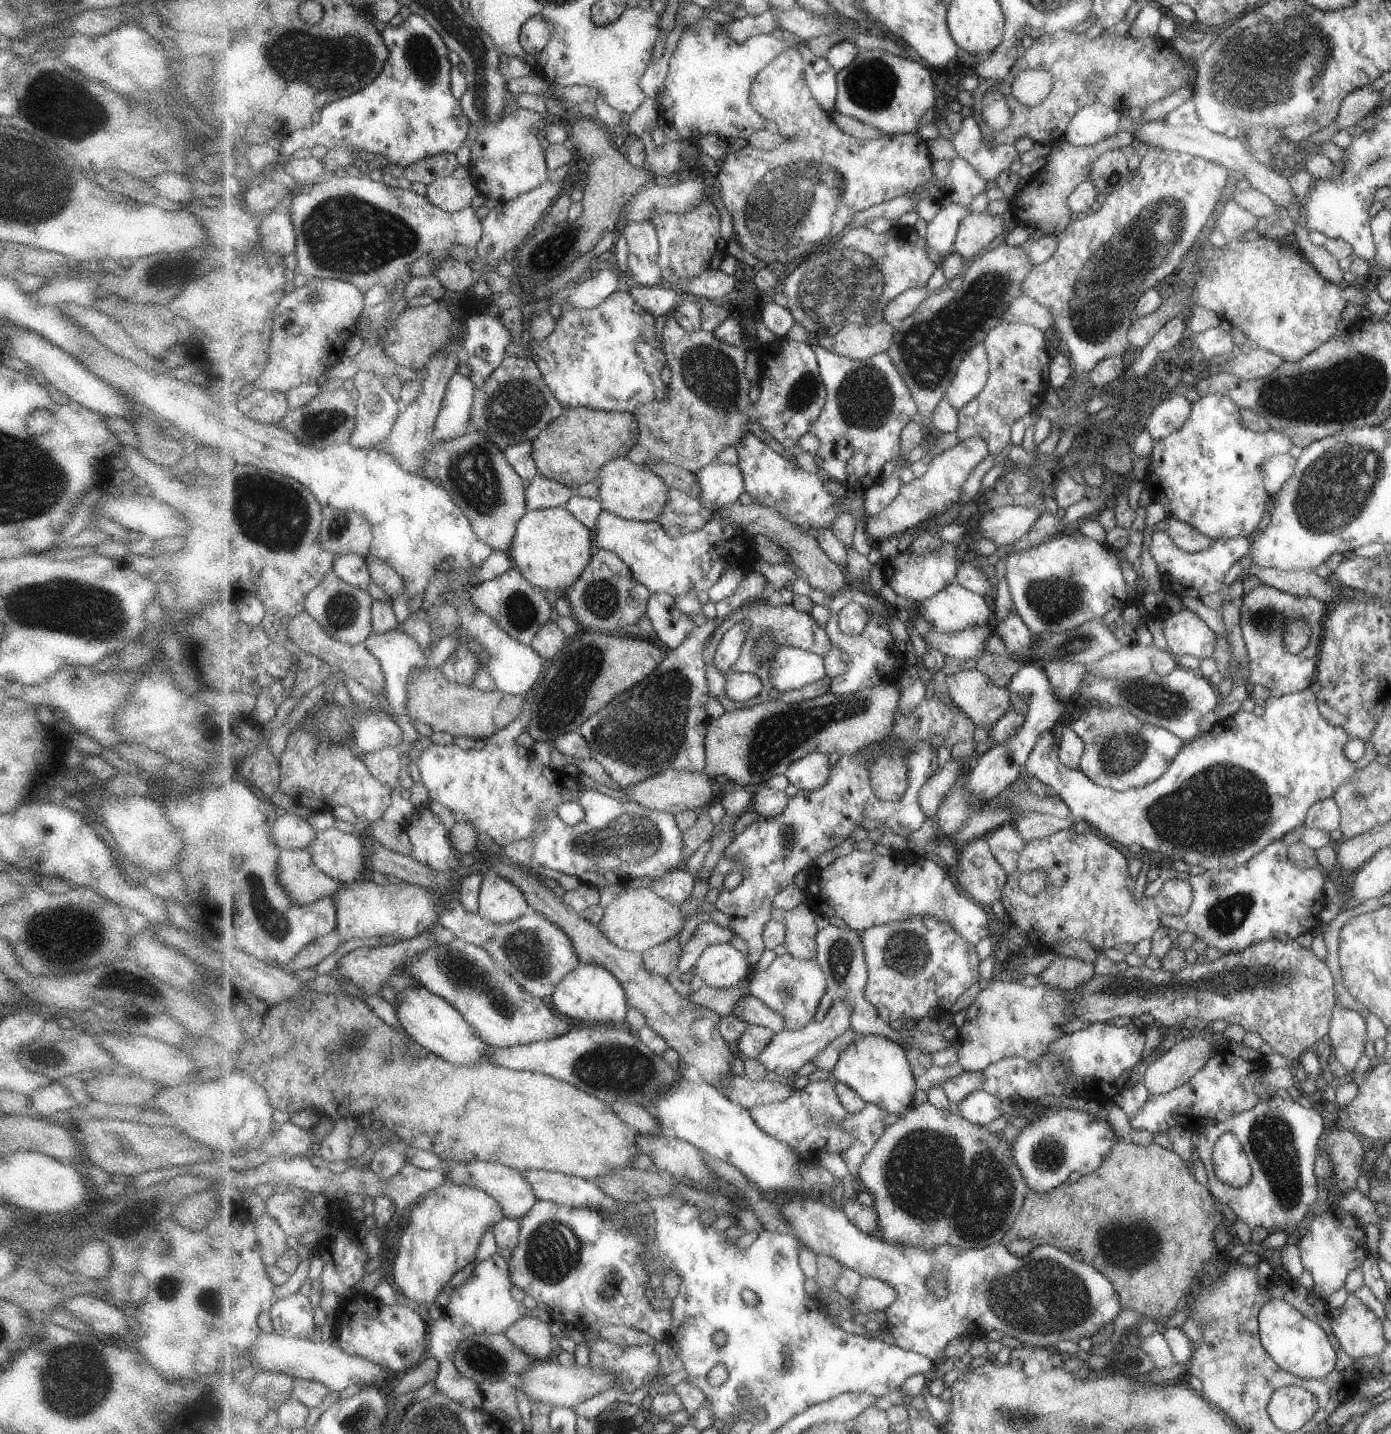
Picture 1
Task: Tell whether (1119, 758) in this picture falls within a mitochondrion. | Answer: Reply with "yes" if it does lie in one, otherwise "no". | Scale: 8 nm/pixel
yes

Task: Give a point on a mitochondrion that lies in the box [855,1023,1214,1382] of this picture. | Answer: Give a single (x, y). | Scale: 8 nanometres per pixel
(927, 1175)

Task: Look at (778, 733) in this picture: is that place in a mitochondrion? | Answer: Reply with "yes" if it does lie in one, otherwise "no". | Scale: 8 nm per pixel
yes

